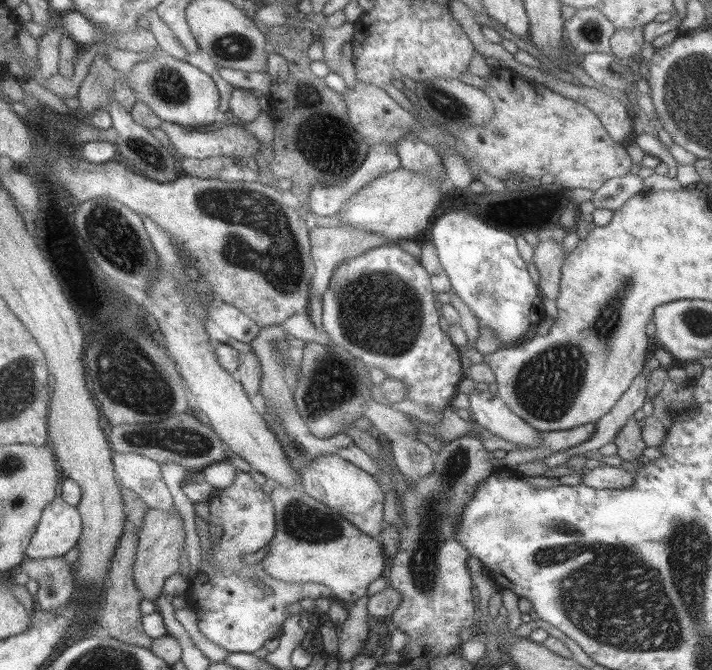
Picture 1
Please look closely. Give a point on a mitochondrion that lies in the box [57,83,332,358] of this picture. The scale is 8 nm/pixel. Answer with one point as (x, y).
(282, 268)

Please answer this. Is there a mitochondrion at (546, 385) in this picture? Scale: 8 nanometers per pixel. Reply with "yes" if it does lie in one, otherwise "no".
yes

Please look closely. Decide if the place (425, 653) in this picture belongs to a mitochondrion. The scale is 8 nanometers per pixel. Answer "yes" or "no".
no

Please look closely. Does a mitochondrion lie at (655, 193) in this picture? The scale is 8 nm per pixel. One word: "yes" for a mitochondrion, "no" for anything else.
no

